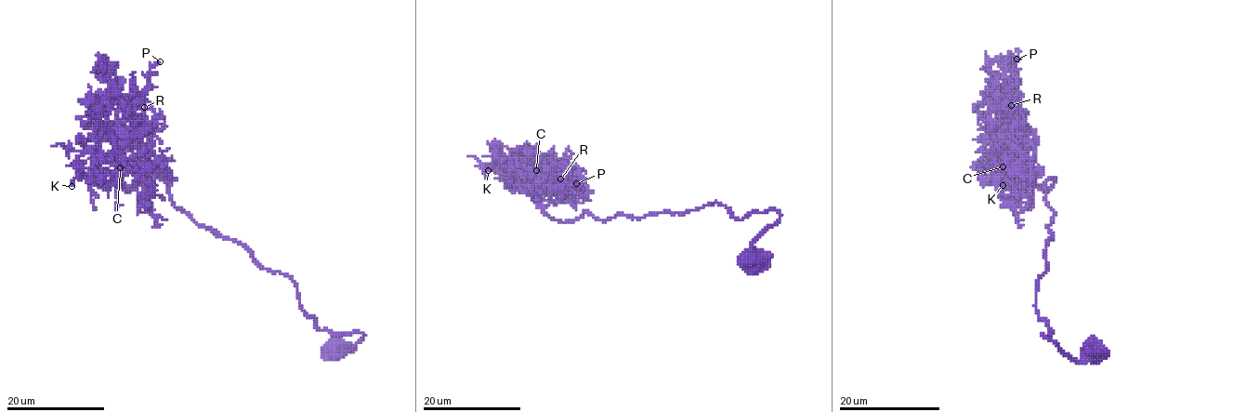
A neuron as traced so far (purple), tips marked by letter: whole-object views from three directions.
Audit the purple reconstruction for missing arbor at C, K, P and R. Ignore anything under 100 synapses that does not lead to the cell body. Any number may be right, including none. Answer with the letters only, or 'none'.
none

